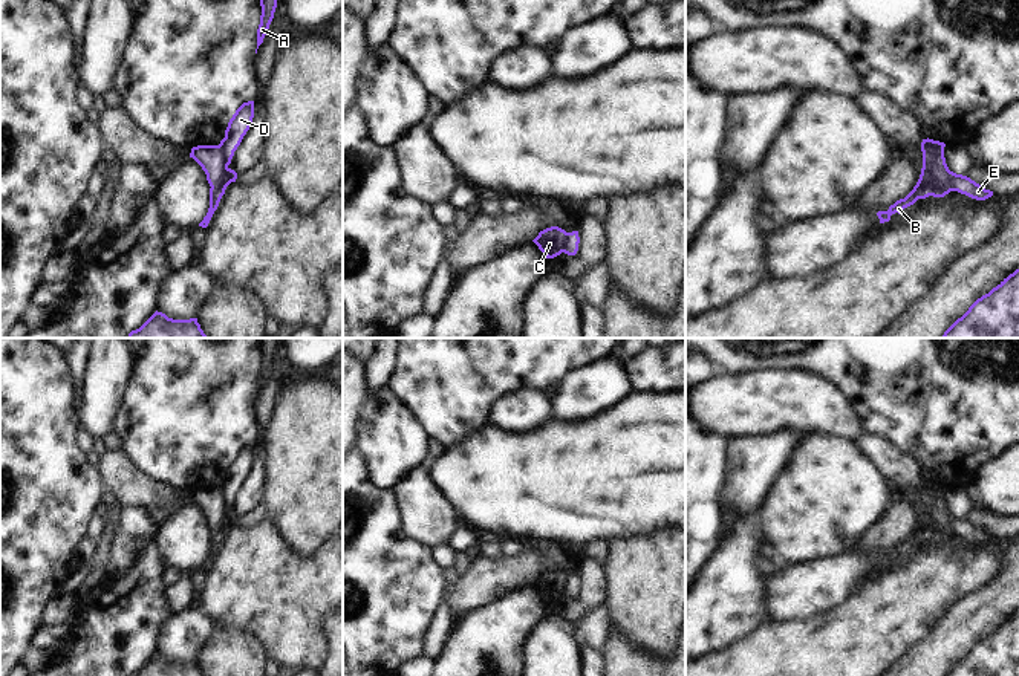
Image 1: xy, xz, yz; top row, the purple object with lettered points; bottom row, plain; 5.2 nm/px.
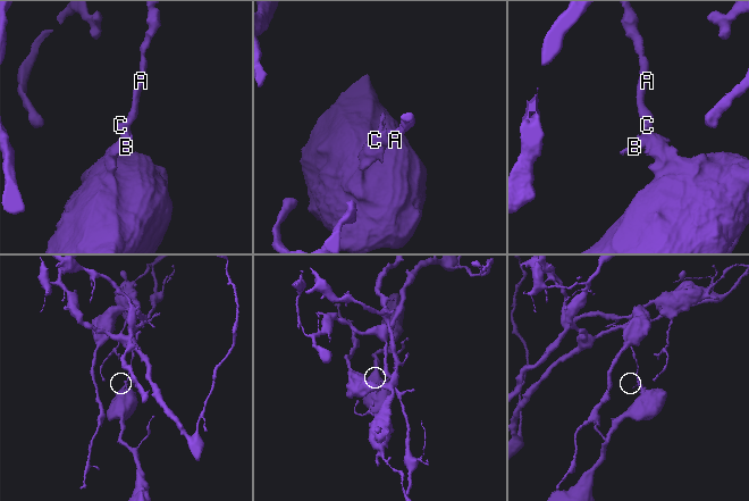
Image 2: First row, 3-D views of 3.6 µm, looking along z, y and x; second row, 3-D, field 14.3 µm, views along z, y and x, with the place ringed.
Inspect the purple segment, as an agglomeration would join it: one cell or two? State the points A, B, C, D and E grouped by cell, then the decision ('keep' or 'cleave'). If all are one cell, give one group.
A B D E / C; cleave

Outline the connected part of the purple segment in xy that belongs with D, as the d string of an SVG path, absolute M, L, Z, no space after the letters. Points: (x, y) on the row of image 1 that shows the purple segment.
M254 101L243 102L228 122L225 130L225 138L220 141L219 147L222 150L223 161L230 165L234 151L240 145L243 136L251 127L254 118Z

